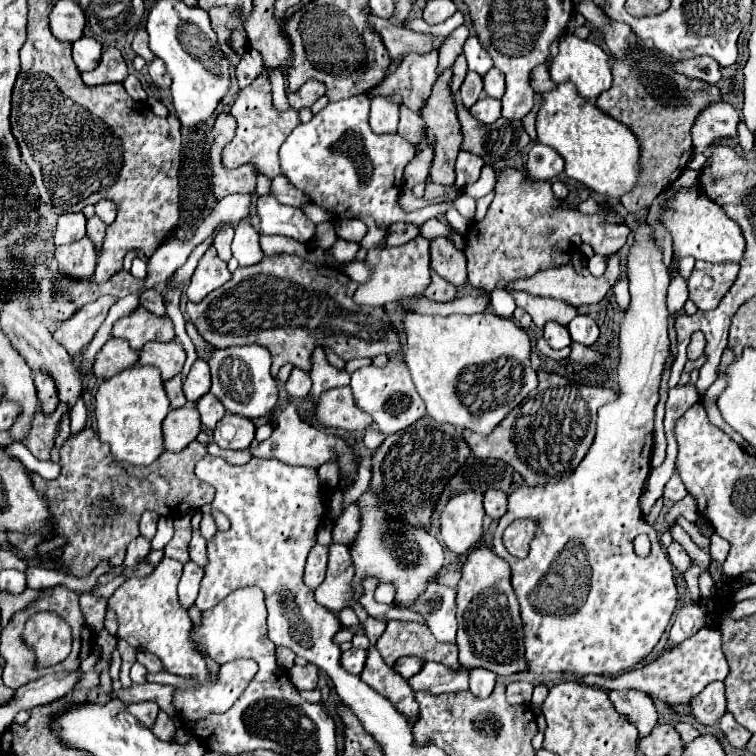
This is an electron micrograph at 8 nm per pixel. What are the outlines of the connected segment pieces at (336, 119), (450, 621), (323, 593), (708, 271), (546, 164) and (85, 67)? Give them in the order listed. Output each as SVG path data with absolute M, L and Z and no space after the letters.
M352 96L340 102L330 102L324 110L314 114L308 124L298 124L286 142L280 148L280 168L282 174L292 182L292 186L300 188L308 200L332 214L332 222L348 220L348 218L374 218L376 226L386 232L386 228L394 222L408 222L422 226L432 216L446 214L449 205L445 203L432 204L412 211L402 212L398 206L398 196L402 190L402 172L404 166L414 158L414 148L398 134L382 134L376 136L368 126L370 98L368 96Z
M434 582L426 588L424 596L420 596L414 610L422 612L428 620L428 628L434 634L436 640L450 644L456 640L456 590L442 586L440 582Z
M330 544L328 550L328 572L326 580L316 588L316 602L332 612L338 612L352 600L350 582L354 576L354 566L344 544Z
M696 262L690 280L688 280L688 290L690 290L690 300L700 308L700 310L710 310L716 308L722 296L728 292L732 286L736 274L738 274L738 264L708 264L708 262Z
M536 142L532 146L532 150L528 152L528 178L542 182L542 180L552 180L554 176L558 176L564 170L564 160L562 156L548 146L542 146L540 142Z
M82 36L72 44L72 58L80 72L94 70L100 62L100 54L102 54L102 44L96 38Z

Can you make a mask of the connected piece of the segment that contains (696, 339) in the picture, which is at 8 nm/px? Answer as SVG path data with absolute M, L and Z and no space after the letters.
M694 332L692 340L688 344L688 360L698 360L702 356L702 352L704 352L704 344L706 344L704 334L702 332Z

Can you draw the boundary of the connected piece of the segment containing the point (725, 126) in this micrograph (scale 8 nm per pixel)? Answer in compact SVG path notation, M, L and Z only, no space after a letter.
M718 102L708 106L692 126L694 150L704 152L720 138L736 138L738 122L740 122L740 116L730 104Z

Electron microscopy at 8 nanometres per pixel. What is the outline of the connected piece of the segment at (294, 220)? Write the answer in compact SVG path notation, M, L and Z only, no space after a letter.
M260 196L256 212L262 234L282 234L298 242L308 242L314 236L314 222L310 222L300 208L288 208L274 196Z

